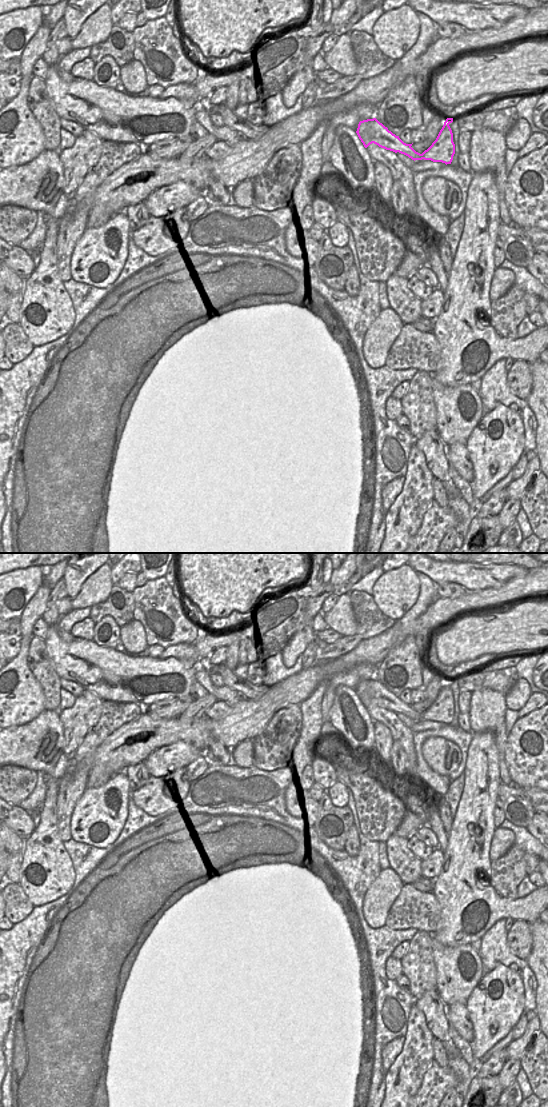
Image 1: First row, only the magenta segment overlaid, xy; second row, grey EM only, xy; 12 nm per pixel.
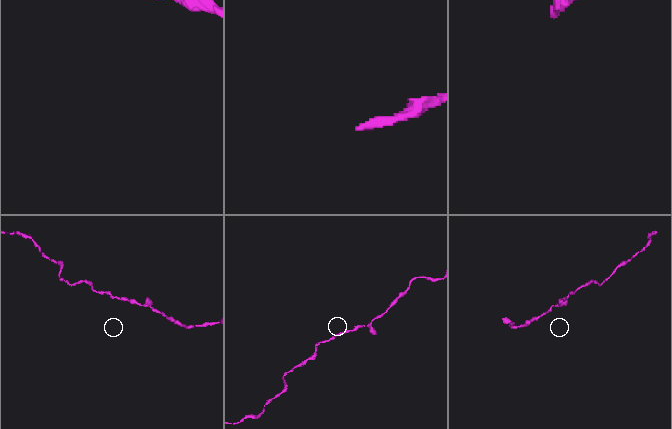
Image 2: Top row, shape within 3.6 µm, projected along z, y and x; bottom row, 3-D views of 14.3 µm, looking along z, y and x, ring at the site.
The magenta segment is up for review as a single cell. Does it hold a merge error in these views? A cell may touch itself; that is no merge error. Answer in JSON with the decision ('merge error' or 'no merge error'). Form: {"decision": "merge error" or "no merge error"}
{"decision": "no merge error"}

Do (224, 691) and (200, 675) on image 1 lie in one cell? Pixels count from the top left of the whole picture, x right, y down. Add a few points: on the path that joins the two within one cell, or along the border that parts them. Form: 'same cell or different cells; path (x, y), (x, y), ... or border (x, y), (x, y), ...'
same cell; path (218, 691), (215, 691), (205, 681)

